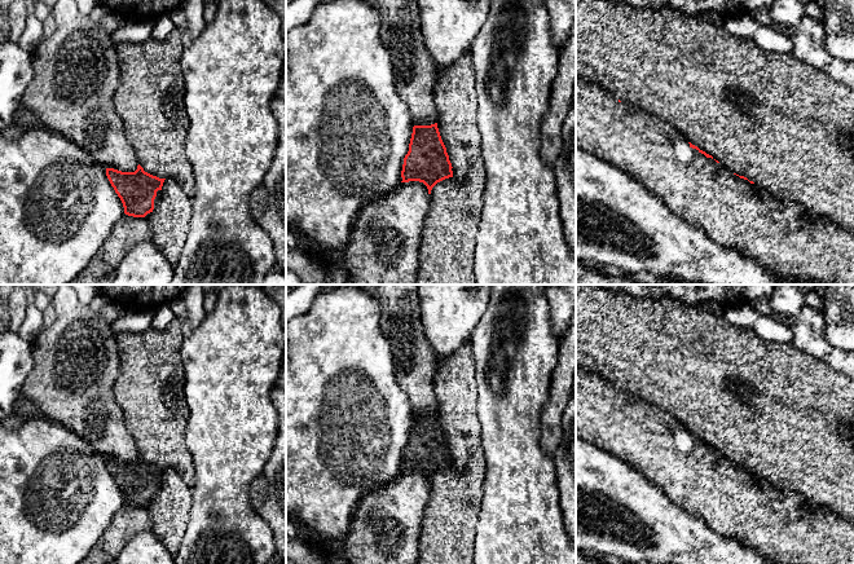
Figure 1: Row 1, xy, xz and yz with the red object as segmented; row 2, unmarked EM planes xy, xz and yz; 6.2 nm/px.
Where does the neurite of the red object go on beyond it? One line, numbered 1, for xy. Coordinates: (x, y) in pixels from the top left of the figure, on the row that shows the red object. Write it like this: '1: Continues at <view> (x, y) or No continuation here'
1: Continues at xy (157, 199)

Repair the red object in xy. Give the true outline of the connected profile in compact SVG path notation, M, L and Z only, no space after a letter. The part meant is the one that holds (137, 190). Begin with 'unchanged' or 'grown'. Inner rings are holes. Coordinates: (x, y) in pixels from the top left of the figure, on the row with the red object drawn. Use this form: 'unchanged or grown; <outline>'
grown; M140 164L135 172L106 168L106 176L123 203L124 213L149 220L160 201L166 179L145 172Z

